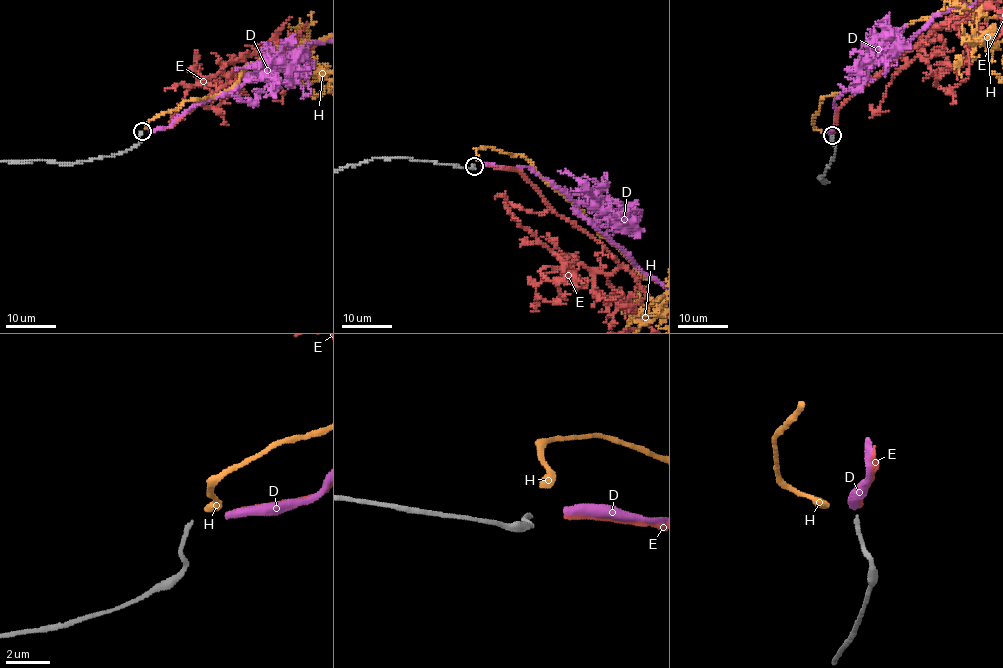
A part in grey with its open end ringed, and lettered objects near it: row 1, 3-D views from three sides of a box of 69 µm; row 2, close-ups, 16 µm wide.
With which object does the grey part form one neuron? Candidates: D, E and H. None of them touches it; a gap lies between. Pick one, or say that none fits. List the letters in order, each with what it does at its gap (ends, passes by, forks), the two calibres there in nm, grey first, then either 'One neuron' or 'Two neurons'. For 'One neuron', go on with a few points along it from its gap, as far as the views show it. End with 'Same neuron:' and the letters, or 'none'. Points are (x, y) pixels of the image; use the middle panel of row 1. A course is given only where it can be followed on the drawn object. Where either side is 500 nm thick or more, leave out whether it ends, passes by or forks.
D: It ends there. Thickness 190 nm (grey) against 360 nm. Two neurons
E: It ends there. Thickness 190 nm (grey) against 280 nm. One neuron
H: It ends there. Thickness 190 nm (grey) against 400 nm. Two neurons
Same neuron: E

